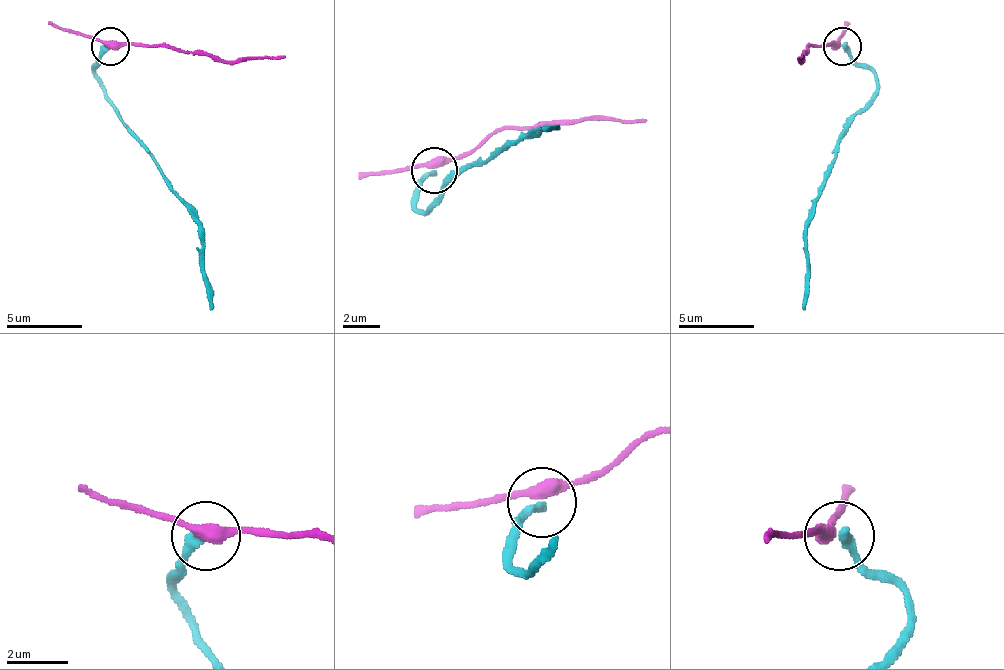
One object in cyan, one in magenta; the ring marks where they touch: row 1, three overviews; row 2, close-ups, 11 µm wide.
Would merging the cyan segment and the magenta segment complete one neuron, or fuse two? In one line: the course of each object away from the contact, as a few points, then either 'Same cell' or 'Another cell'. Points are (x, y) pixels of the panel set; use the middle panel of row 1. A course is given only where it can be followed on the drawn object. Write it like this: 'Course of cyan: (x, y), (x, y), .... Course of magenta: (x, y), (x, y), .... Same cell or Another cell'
Course of cyan: (435, 169), (417, 192), (421, 210), (476, 160), (490, 160), (536, 128), (559, 123). Course of magenta: (435, 169), (463, 160), (504, 128), (577, 119), (645, 123). Another cell

